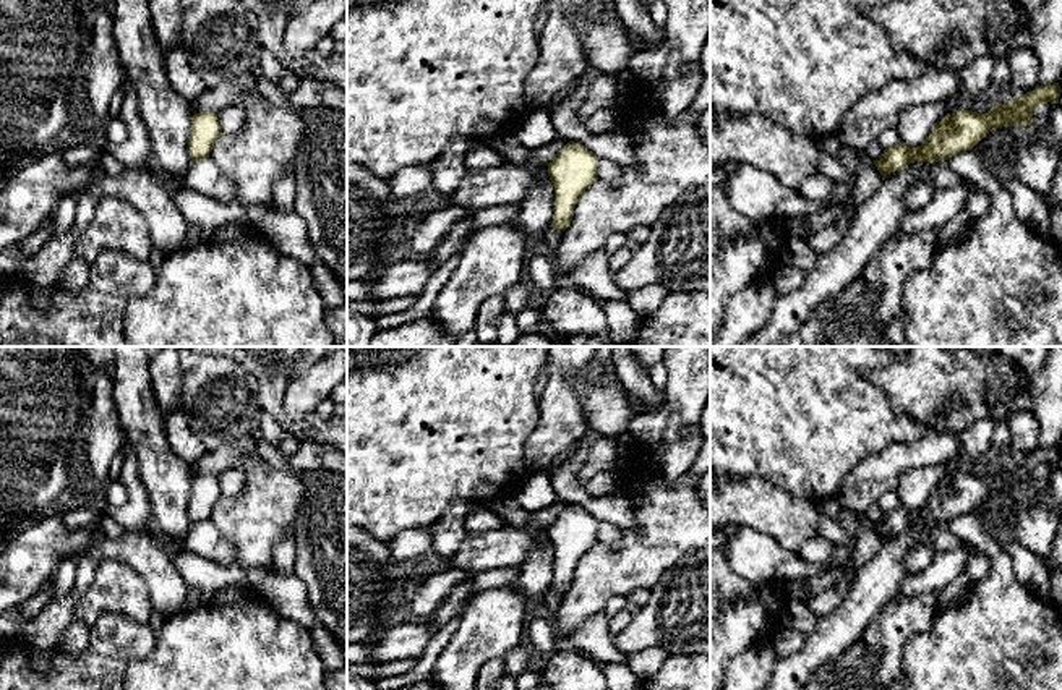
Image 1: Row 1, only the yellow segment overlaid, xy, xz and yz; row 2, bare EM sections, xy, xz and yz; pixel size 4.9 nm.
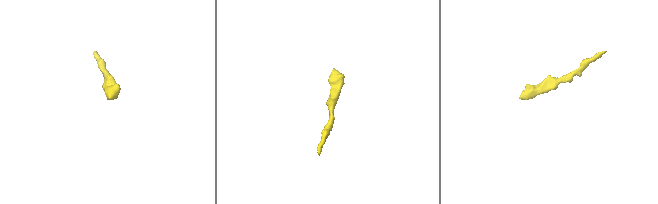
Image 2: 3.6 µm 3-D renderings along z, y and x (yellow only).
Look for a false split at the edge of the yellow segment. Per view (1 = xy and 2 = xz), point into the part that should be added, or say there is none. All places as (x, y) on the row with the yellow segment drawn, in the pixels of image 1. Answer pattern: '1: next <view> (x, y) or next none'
1: next none
2: next none

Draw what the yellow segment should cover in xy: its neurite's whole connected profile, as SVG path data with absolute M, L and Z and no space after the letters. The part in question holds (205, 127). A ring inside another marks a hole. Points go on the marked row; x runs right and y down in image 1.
M199 112L191 117L191 133L188 138L188 152L191 160L203 160L222 134L217 113Z

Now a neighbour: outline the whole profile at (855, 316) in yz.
M937 230L895 233L846 288L820 303L814 314L777 347L877 347L877 337L901 311L905 280L926 269L939 248Z

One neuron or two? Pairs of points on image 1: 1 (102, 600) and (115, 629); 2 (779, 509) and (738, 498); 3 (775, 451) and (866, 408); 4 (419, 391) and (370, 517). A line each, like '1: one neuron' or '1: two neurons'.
1: two neurons
2: one neuron
3: one neuron
4: one neuron

